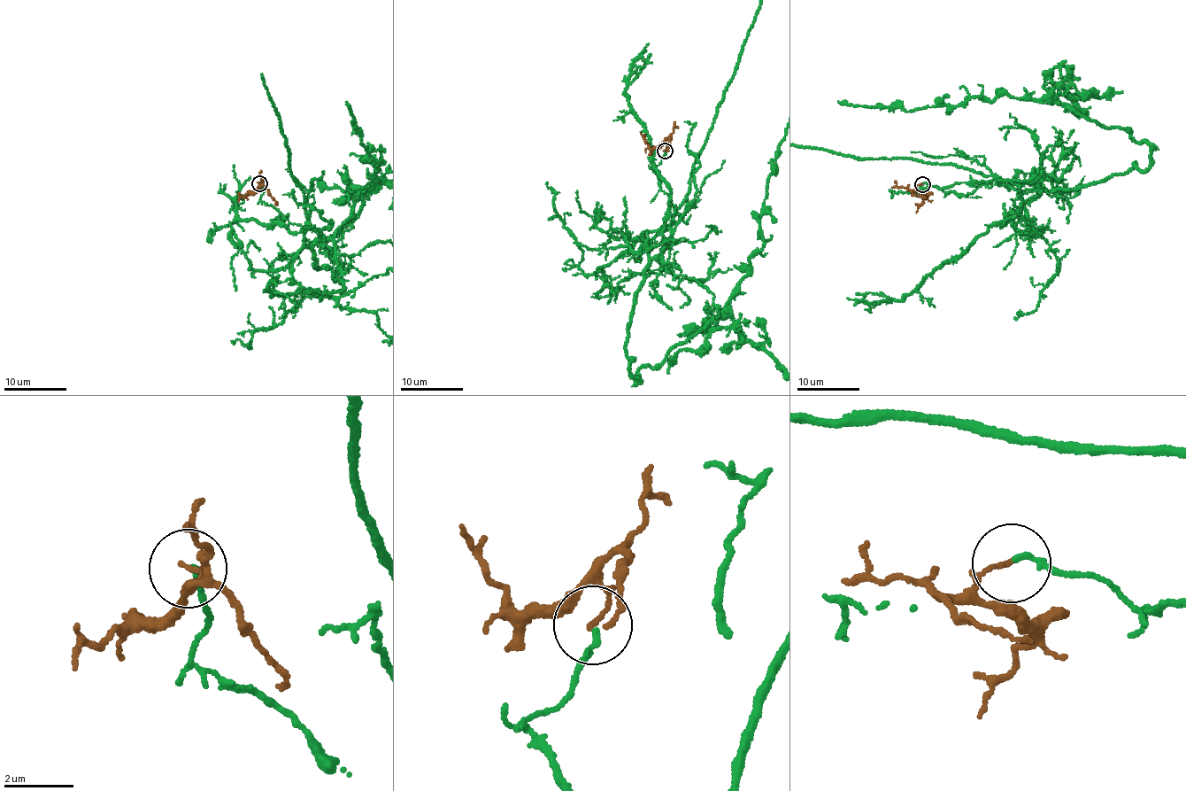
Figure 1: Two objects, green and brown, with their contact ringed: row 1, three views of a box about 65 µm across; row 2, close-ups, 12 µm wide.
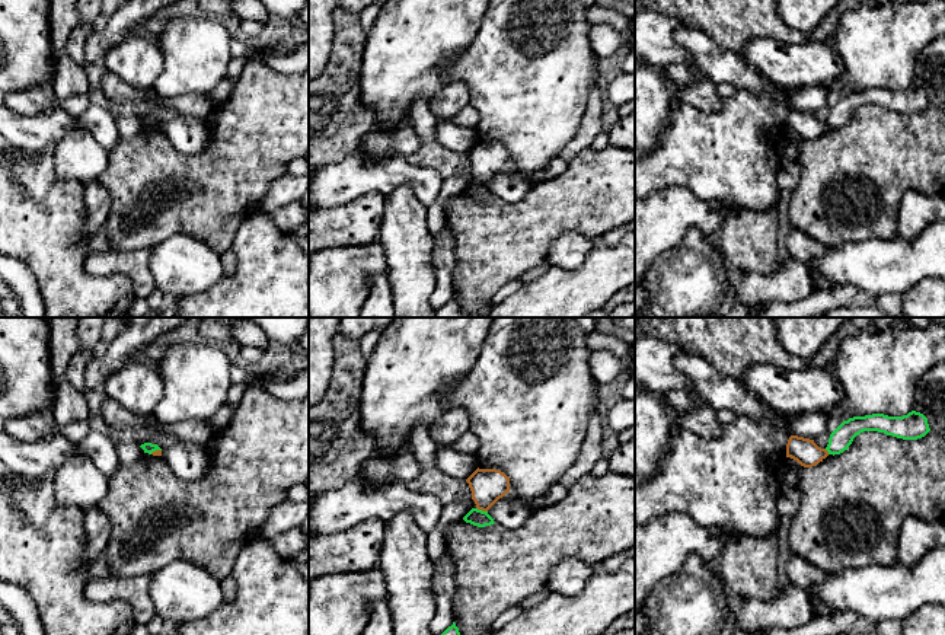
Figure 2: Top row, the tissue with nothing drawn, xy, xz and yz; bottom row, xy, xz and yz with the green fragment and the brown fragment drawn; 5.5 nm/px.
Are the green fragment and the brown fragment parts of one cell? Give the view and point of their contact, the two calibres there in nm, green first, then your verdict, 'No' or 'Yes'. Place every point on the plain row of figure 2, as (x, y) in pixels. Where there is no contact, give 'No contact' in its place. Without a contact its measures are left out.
Touches green at xz (481, 184). Thickness 90 nm (green) against 190 nm. No

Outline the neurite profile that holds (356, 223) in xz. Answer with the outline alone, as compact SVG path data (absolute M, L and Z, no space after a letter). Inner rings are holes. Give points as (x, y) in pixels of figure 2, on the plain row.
M370 192L341 207L309 208L309 256L322 249L377 242L384 197Z

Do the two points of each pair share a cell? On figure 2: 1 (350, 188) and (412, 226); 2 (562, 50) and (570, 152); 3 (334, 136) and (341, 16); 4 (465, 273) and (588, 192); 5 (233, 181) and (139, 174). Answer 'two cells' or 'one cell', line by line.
1: two cells
2: two cells
3: one cell
4: one cell
5: one cell

